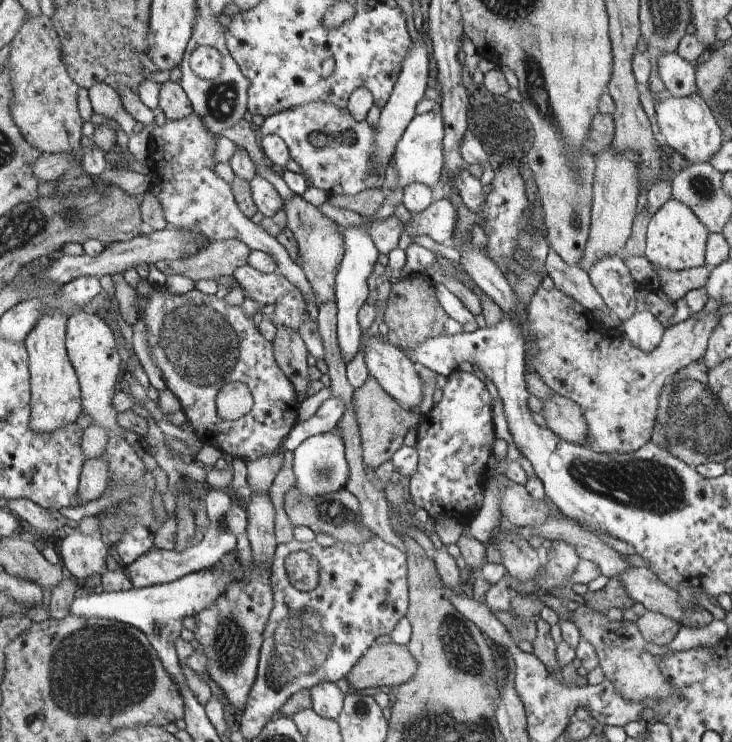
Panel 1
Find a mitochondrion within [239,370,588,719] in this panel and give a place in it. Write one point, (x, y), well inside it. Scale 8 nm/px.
(304, 641)

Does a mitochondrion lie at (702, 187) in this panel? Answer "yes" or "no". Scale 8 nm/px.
yes

